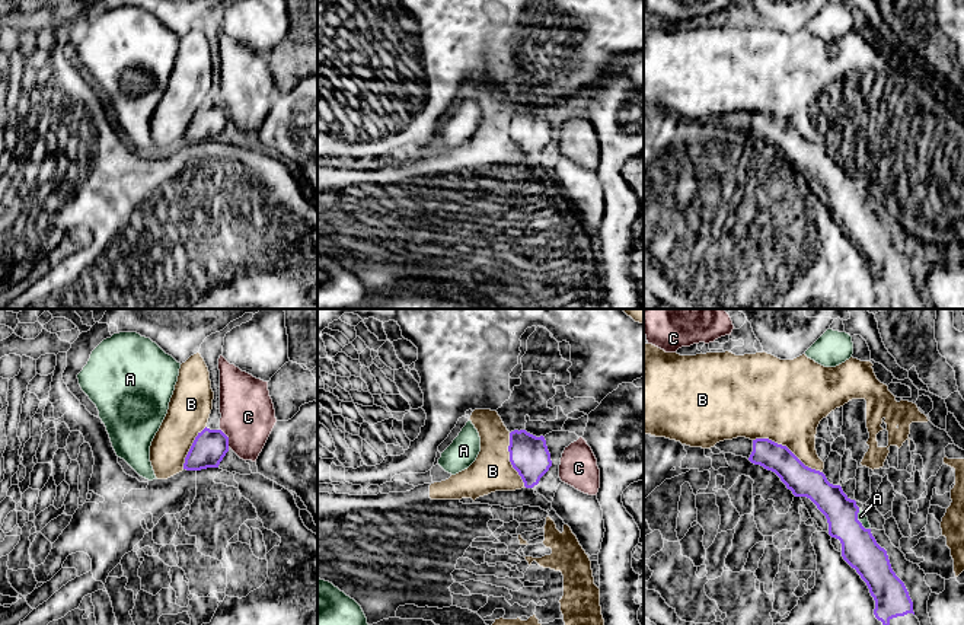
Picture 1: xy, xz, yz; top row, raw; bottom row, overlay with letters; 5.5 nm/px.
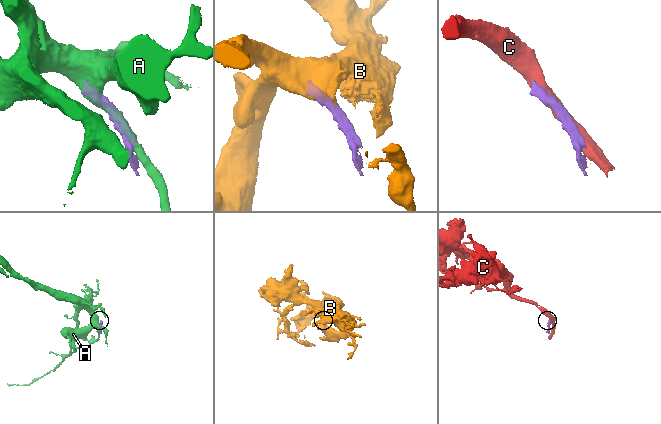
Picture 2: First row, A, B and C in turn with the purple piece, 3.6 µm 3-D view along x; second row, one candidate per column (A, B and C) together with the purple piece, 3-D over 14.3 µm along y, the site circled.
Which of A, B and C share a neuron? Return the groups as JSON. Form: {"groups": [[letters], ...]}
{"groups": [["A"], ["B"], ["C"]]}

